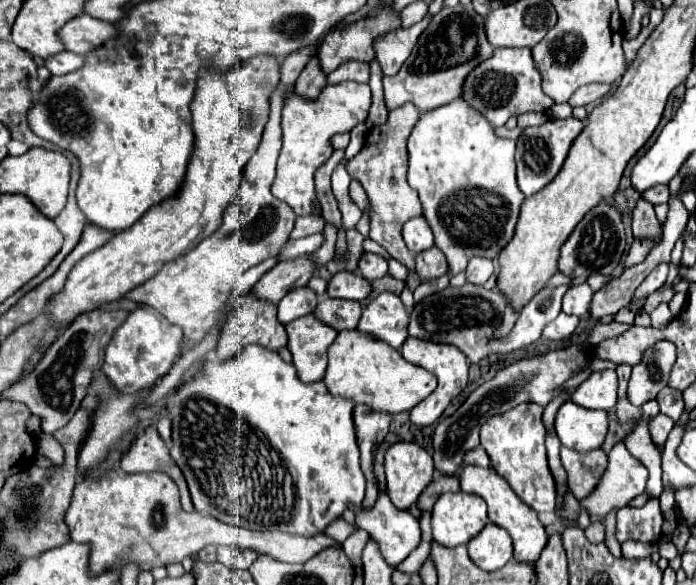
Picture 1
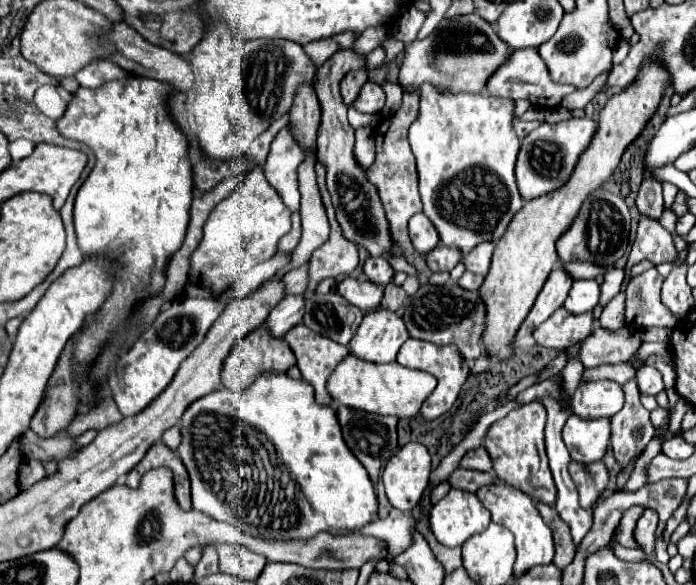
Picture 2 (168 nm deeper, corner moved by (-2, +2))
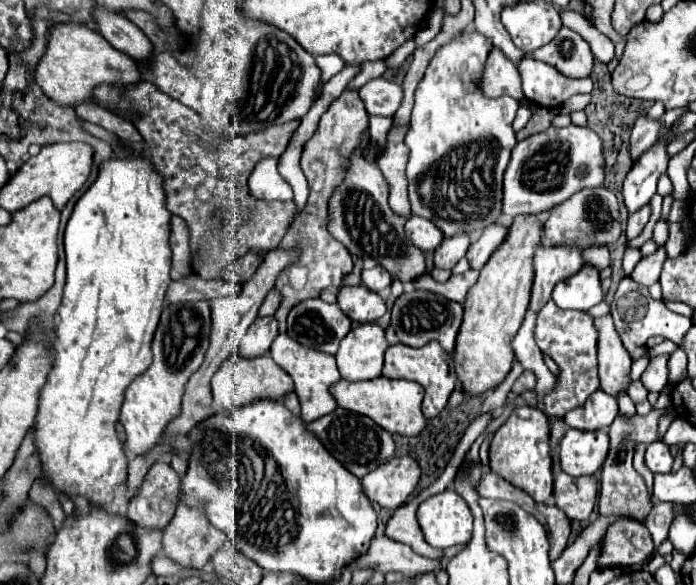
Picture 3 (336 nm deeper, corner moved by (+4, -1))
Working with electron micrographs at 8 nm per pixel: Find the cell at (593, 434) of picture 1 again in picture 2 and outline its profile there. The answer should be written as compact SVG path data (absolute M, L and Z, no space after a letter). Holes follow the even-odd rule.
M572 413L562 429L570 457L580 463L592 463L604 457L610 443L610 421L584 421Z

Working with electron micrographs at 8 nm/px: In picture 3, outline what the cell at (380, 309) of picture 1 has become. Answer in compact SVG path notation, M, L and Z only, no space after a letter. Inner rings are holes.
M362 324L350 330L336 354L340 378L348 382L378 378L388 346L386 334L378 324Z

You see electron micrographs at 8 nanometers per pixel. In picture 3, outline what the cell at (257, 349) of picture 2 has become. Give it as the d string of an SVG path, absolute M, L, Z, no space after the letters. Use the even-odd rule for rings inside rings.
M232 354L220 366L220 370L212 376L214 402L226 414L234 414L234 412L238 412L238 408L244 408L246 404L252 404L254 400L278 400L278 402L282 402L284 396L292 390L294 390L292 378L286 376L286 372L268 354L264 354L260 358L252 358L252 360L246 360L246 358Z

